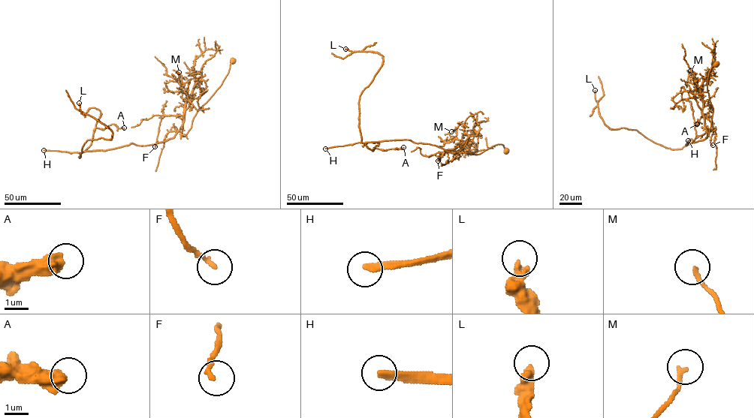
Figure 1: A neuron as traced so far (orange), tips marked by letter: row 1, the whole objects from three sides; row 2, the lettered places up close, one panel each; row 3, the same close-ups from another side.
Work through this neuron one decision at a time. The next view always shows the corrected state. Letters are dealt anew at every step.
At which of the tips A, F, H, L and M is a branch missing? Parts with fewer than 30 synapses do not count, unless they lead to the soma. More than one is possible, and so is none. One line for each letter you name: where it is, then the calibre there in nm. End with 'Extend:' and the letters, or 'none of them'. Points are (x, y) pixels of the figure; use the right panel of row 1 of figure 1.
H: place (688, 140); calibre 280 nm
Extend: H

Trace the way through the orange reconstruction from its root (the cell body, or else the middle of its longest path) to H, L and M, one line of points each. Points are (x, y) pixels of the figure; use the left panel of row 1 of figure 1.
H: (233, 61), (185, 136), (182, 125), (173, 137), (152, 145), (81, 152), (43, 150)
L: (233, 61), (185, 136), (182, 125), (155, 144), (79, 157), (88, 140), (113, 133), (79, 103)
M: (233, 61), (221, 85), (197, 111), (185, 136), (182, 129), (188, 97), (180, 88), (182, 83), (179, 72)

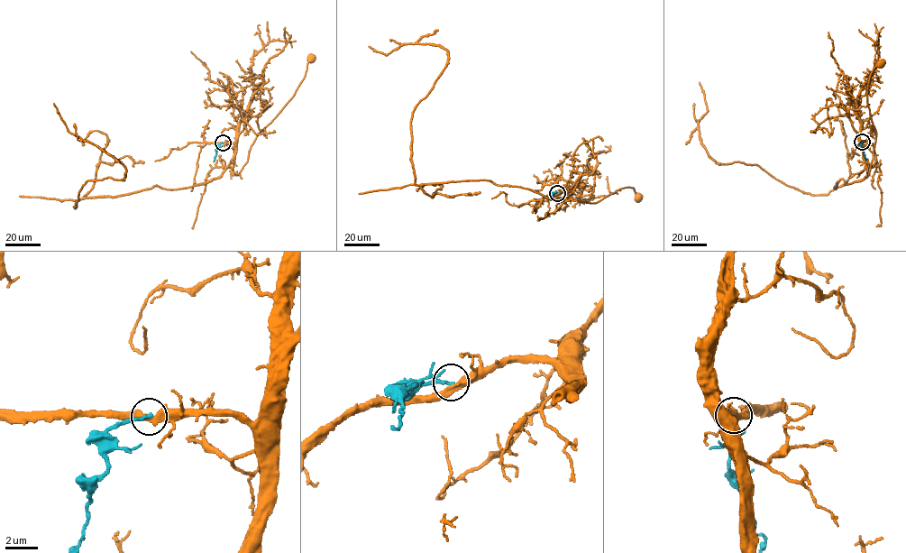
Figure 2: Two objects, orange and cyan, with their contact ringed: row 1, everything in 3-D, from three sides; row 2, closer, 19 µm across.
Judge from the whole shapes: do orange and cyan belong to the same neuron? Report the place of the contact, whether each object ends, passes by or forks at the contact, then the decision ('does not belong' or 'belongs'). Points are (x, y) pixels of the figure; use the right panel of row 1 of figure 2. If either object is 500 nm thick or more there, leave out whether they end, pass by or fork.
(862, 142) | orange passes by | cyan ends | does not belong

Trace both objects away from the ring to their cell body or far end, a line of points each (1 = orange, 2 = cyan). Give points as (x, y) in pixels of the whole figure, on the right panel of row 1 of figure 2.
1: (862, 142), (869, 175), (875, 130), (867, 102), (868, 84), (872, 69), (881, 65)
2: (862, 142), (861, 148), (866, 160)

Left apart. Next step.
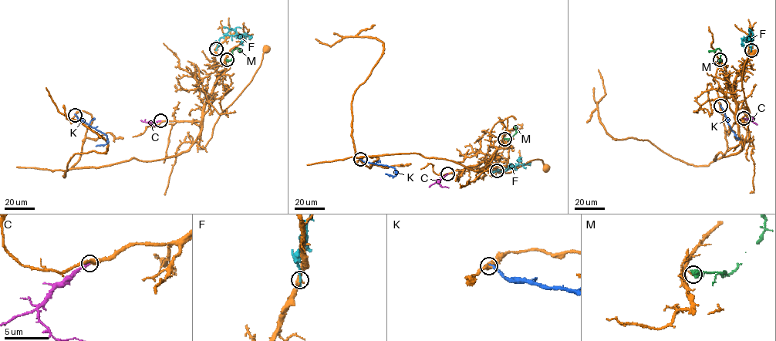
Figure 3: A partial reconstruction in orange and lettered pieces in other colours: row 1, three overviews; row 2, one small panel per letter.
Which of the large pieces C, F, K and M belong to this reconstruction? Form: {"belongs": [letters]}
{"belongs": ["C"]}

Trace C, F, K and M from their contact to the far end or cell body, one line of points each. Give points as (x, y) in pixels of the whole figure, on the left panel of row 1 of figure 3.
C: (160, 121), (150, 124), (160, 126)
F: (216, 48), (219, 39), (227, 35), (241, 35), (240, 43), (242, 45)
K: (75, 115), (106, 136), (108, 143), (96, 146)
M: (227, 59), (231, 59), (232, 52), (236, 48), (240, 50), (239, 52)

